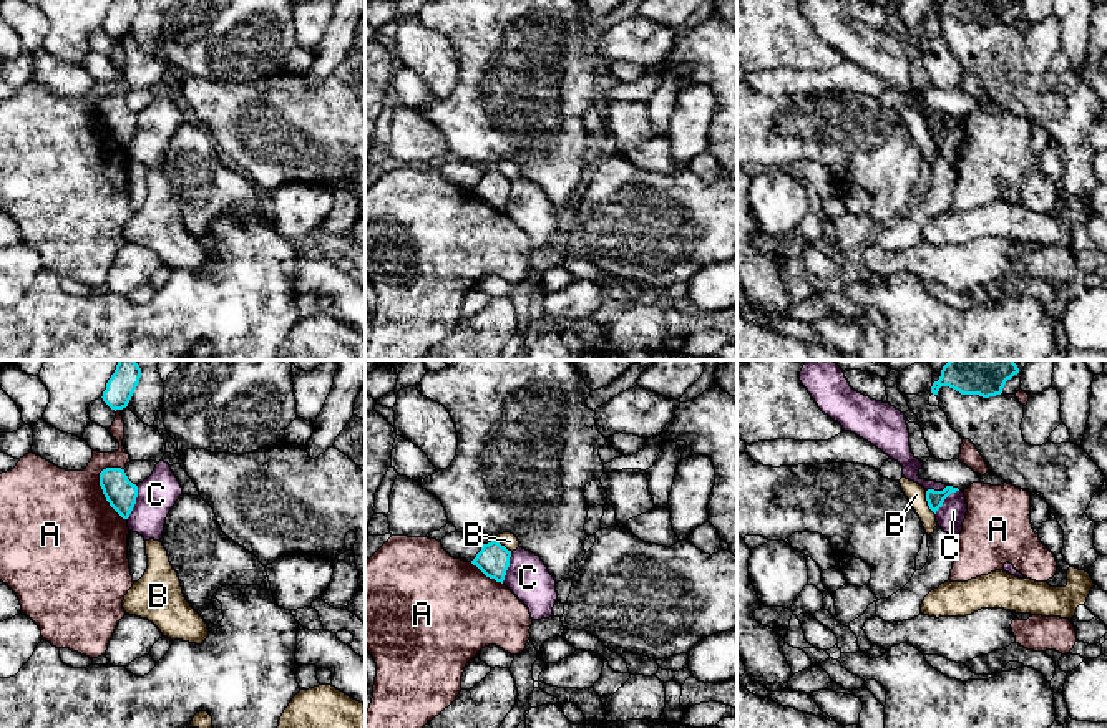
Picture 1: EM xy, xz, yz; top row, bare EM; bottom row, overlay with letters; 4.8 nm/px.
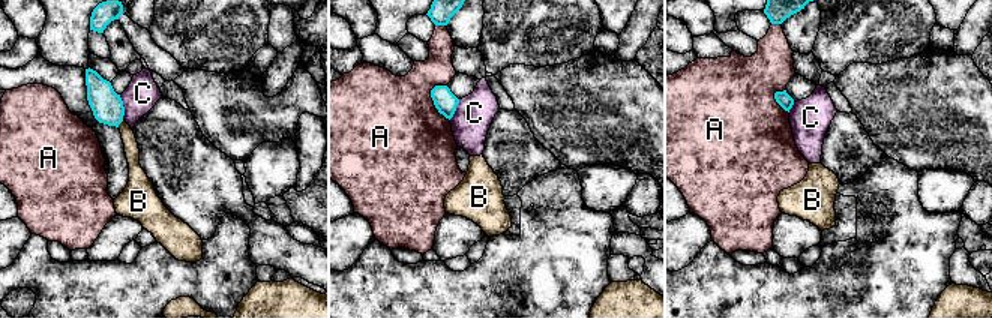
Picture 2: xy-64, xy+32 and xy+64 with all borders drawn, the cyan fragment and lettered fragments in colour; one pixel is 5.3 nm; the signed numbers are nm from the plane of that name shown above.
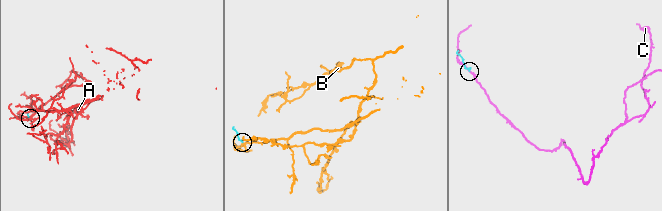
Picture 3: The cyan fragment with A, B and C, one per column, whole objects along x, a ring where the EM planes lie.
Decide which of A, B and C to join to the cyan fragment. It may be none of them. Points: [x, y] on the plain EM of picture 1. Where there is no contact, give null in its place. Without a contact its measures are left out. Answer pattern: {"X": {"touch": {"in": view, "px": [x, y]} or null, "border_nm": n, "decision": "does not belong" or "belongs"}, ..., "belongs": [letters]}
{"A": {"touch": {"in": "xy", "px": [103, 121]}, "border_nm": 280, "decision": "does not belong"}, "B": {"touch": {"in": "yz", "px": [928, 131]}, "border_nm": 130, "decision": "does not belong"}, "C": {"touch": {"in": "xy", "px": [135, 131]}, "border_nm": 170, "decision": "does not belong"}, "belongs": []}

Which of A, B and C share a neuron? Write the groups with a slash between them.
A / B / C

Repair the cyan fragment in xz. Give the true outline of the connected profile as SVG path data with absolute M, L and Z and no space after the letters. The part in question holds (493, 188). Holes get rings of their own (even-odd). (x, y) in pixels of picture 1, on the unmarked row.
M493 167L491 171L483 172L471 192L476 194L486 206L503 212L510 196L510 186L511 179Z

